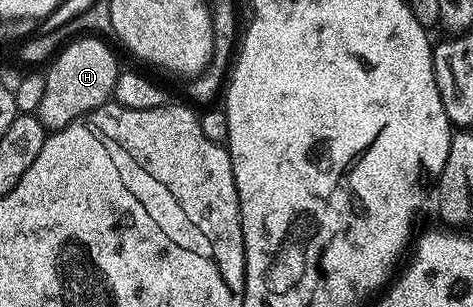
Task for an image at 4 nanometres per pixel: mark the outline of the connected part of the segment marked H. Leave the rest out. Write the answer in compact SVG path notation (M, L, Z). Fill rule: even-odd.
M77 37L66 42L55 55L45 72L46 87L43 89L43 101L35 113L41 124L50 132L65 127L88 111L102 107L113 99L115 81L119 74L117 59L113 51L101 37Z

